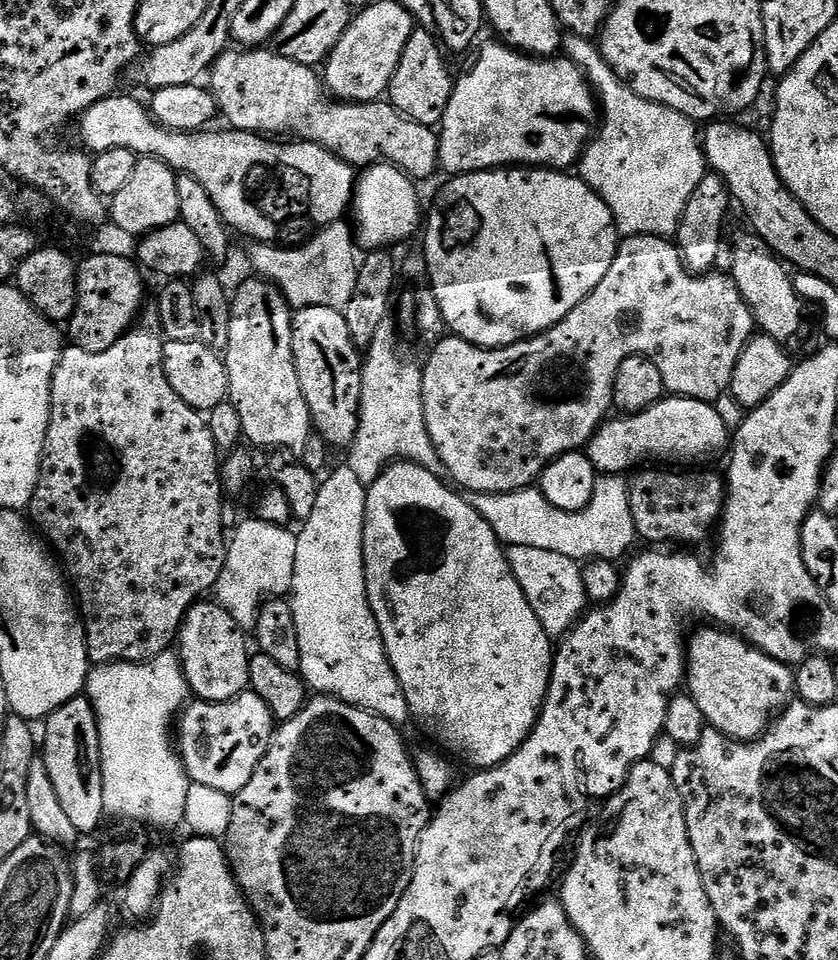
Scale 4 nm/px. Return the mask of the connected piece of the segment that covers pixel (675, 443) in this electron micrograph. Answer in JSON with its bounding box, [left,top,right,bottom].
[586,395,730,474]

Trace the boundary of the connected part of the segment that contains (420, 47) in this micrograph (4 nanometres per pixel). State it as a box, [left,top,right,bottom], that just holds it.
[386,26,454,128]

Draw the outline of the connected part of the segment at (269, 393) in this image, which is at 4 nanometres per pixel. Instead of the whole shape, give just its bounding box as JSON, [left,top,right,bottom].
[223,278,314,453]

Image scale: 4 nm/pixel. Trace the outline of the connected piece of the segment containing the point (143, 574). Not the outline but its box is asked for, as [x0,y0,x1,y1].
[30,306,228,665]

